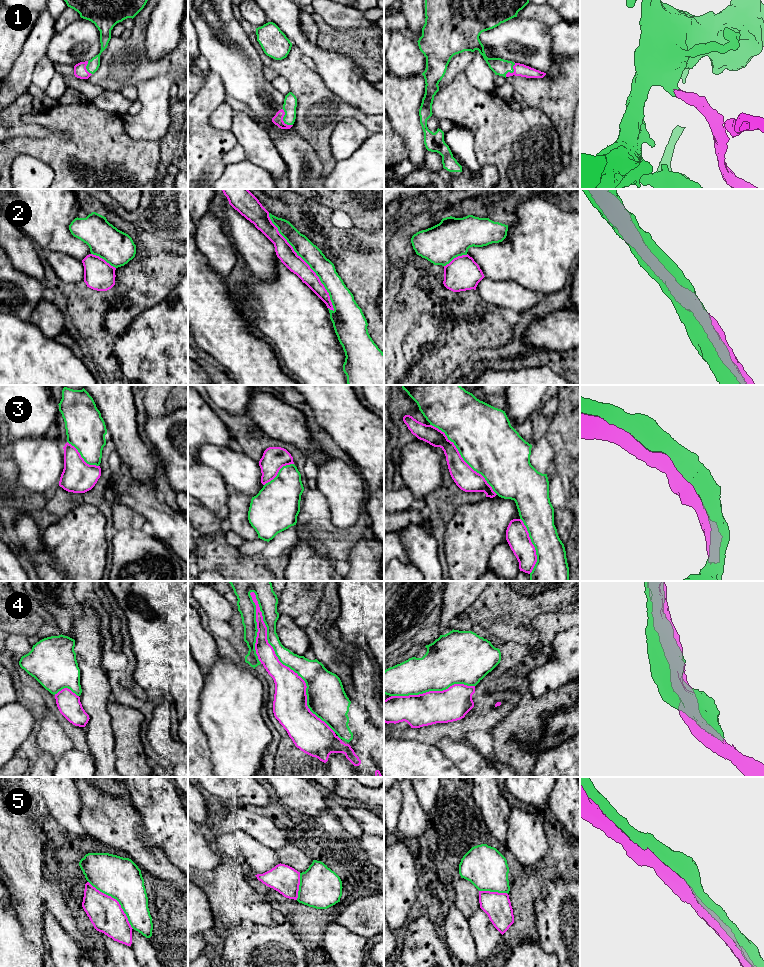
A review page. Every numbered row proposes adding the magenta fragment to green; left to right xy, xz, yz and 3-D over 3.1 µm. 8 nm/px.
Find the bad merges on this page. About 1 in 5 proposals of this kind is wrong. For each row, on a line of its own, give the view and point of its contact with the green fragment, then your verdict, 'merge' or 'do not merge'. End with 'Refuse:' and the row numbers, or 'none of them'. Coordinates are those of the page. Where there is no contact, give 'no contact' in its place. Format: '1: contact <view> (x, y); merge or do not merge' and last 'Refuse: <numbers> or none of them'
1: contact xz (283, 119); merge
2: contact xz (305, 261); merge
3: contact yz (462, 457); merge
4: contact xz (284, 664); merge
5: contact xy (116, 899); do not merge
Refuse: 5

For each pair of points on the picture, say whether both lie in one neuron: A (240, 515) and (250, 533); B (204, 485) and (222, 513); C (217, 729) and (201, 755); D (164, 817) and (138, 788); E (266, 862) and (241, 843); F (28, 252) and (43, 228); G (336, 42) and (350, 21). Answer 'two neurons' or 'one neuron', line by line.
A: one neuron
B: one neuron
C: two neurons
D: one neuron
E: one neuron
F: two neurons
G: two neurons

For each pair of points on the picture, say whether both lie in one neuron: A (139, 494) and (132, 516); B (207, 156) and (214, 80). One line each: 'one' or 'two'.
A: two
B: one

